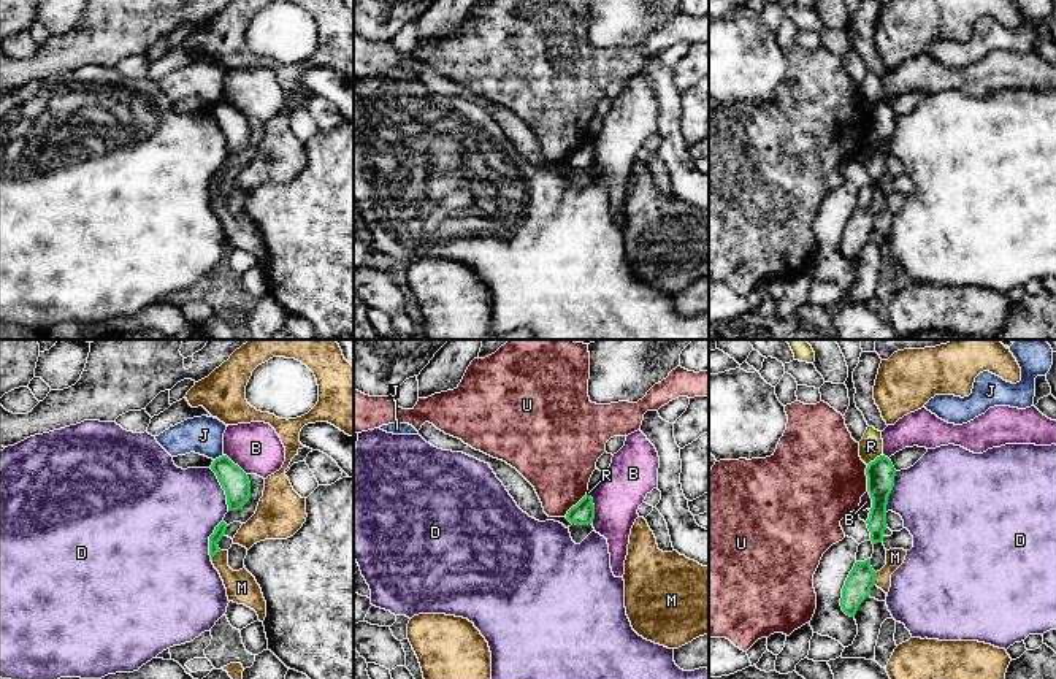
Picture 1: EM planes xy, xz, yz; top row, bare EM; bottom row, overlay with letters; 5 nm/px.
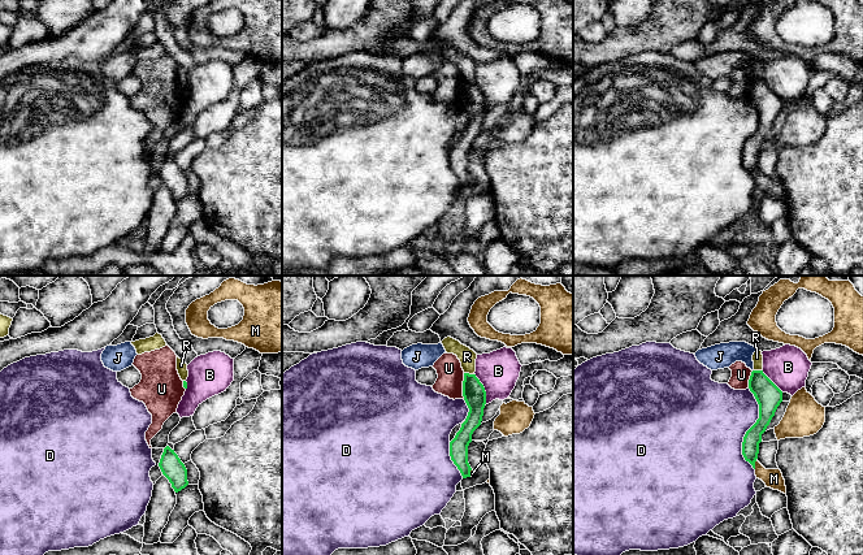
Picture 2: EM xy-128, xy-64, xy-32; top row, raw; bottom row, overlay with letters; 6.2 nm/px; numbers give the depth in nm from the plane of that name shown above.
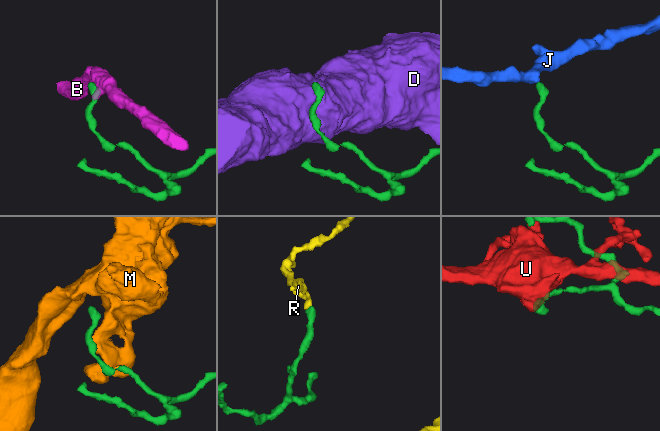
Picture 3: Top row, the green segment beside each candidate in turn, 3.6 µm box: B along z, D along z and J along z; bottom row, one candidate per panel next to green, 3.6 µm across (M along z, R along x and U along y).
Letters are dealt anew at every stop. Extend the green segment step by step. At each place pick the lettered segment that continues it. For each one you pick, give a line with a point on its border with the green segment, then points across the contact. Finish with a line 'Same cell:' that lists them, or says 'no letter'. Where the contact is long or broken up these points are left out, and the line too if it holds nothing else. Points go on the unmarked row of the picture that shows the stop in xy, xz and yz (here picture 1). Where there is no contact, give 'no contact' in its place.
Same cell: no letter

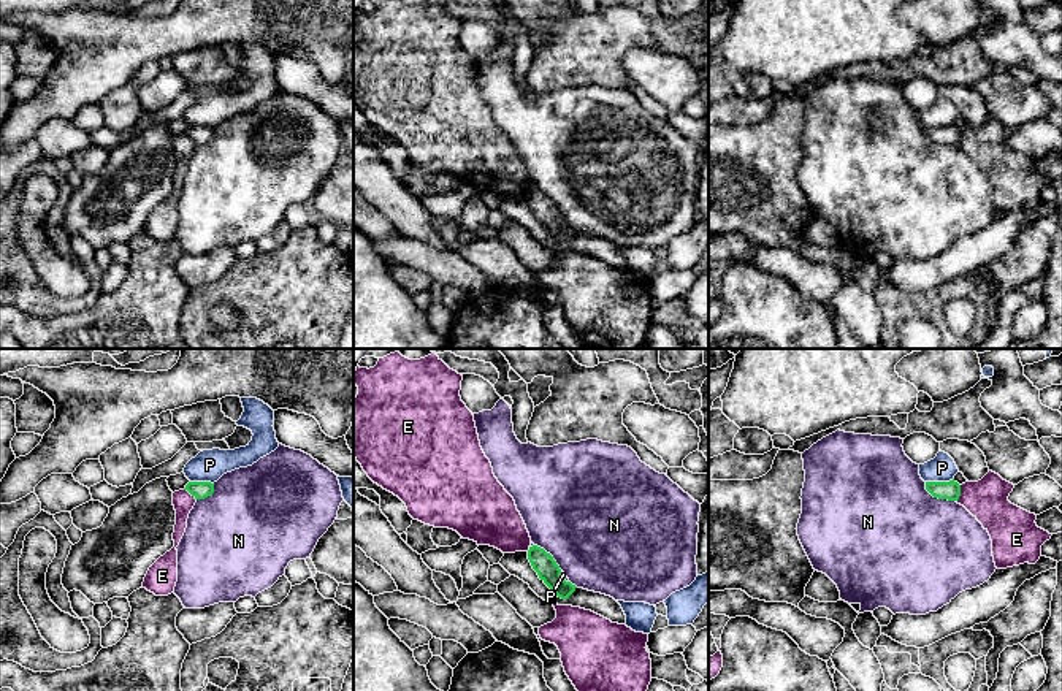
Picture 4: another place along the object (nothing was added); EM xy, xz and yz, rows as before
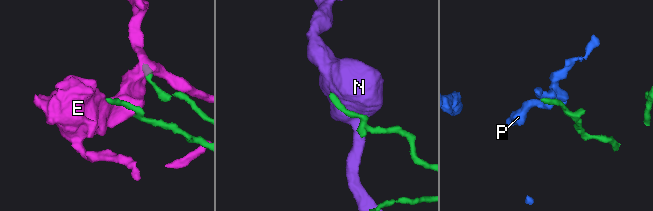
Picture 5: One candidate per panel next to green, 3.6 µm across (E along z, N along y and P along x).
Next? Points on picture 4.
E: meets green in yz at (959, 138)
Same cell: E

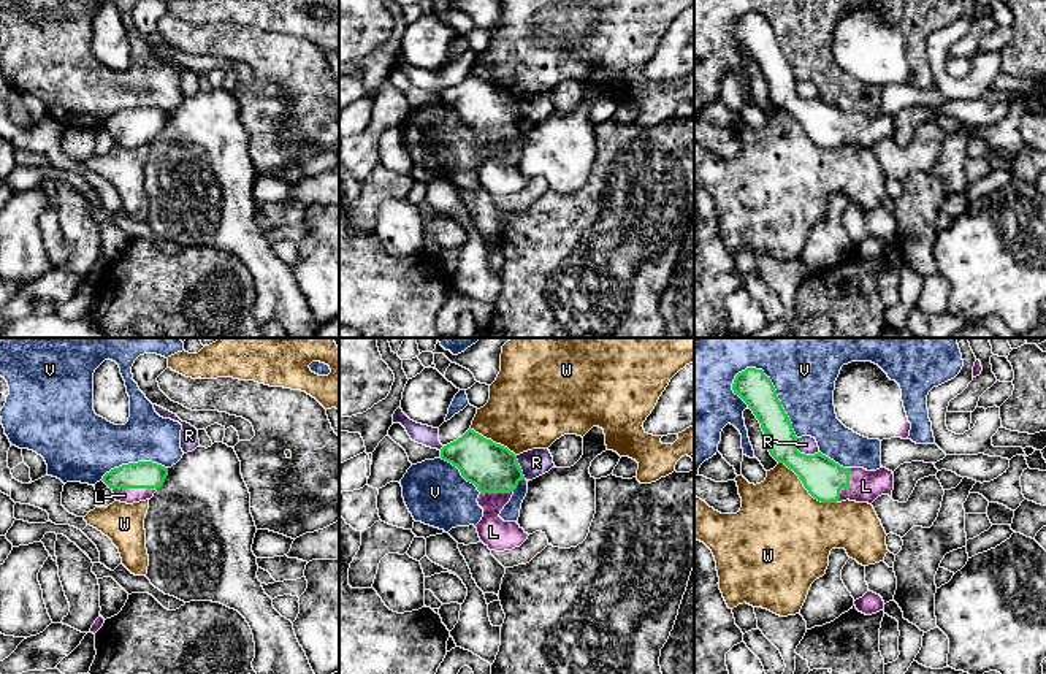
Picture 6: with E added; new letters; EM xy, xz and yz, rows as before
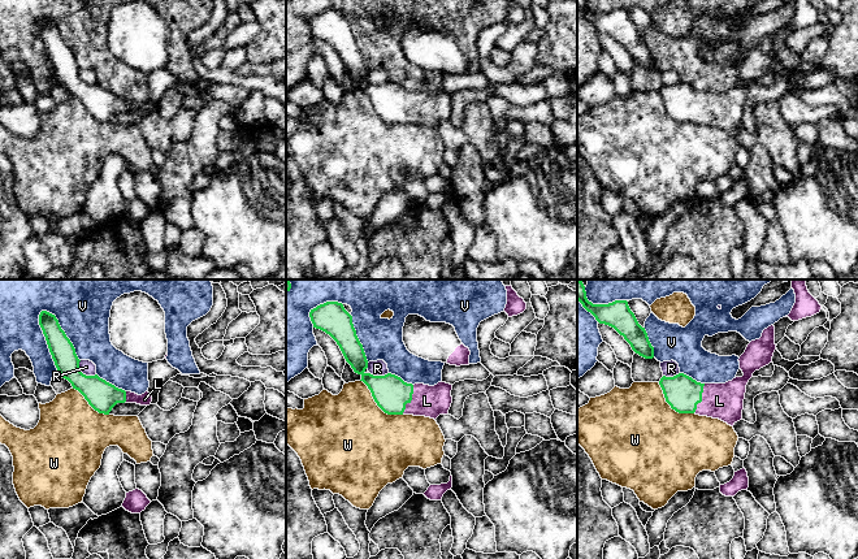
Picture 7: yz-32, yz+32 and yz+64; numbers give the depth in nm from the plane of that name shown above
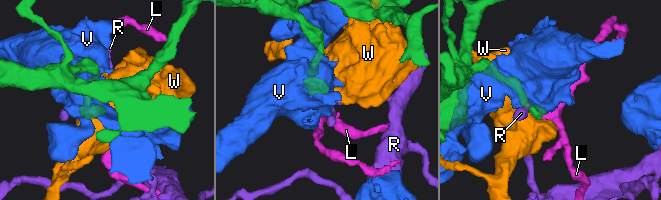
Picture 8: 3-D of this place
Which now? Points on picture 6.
L: meets green in xy at (133, 132); runs through xy (145, 119), (133, 132), (124, 140)
Same cell: L

